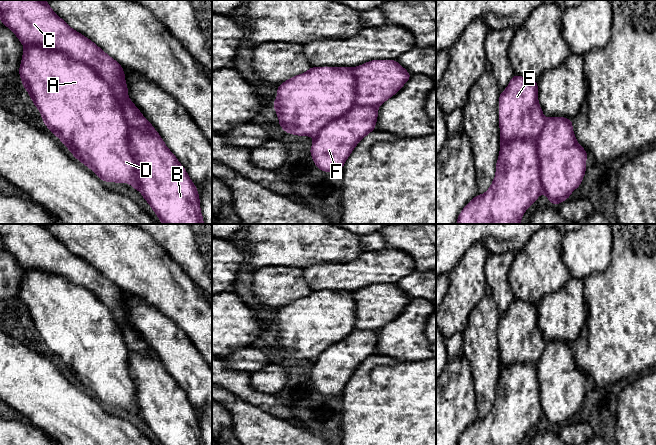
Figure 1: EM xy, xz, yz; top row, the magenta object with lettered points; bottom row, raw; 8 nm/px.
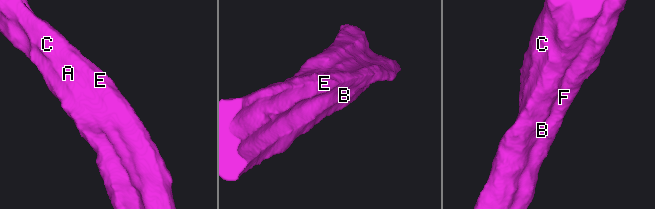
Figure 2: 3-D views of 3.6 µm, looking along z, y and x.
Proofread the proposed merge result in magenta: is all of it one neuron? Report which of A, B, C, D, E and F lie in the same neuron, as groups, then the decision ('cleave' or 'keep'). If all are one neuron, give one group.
A B D F / C E; cleave

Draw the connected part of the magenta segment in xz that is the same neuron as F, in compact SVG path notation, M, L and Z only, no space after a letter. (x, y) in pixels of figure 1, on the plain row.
M311 291L307 296L303 298L296 299L289 304L282 306L277 312L277 322L272 327L275 335L277 336L277 341L279 343L279 349L282 351L284 356L289 358L299 359L299 360L312 360L314 365L312 367L310 378L313 382L315 389L323 396L336 396L342 394L345 385L355 372L355 370L370 356L375 354L375 349L378 341L378 331L371 330L357 330L354 328L356 319L356 302L353 297L352 291Z

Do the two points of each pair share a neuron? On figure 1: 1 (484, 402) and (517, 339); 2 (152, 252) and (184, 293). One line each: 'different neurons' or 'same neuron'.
1: same neuron
2: same neuron

